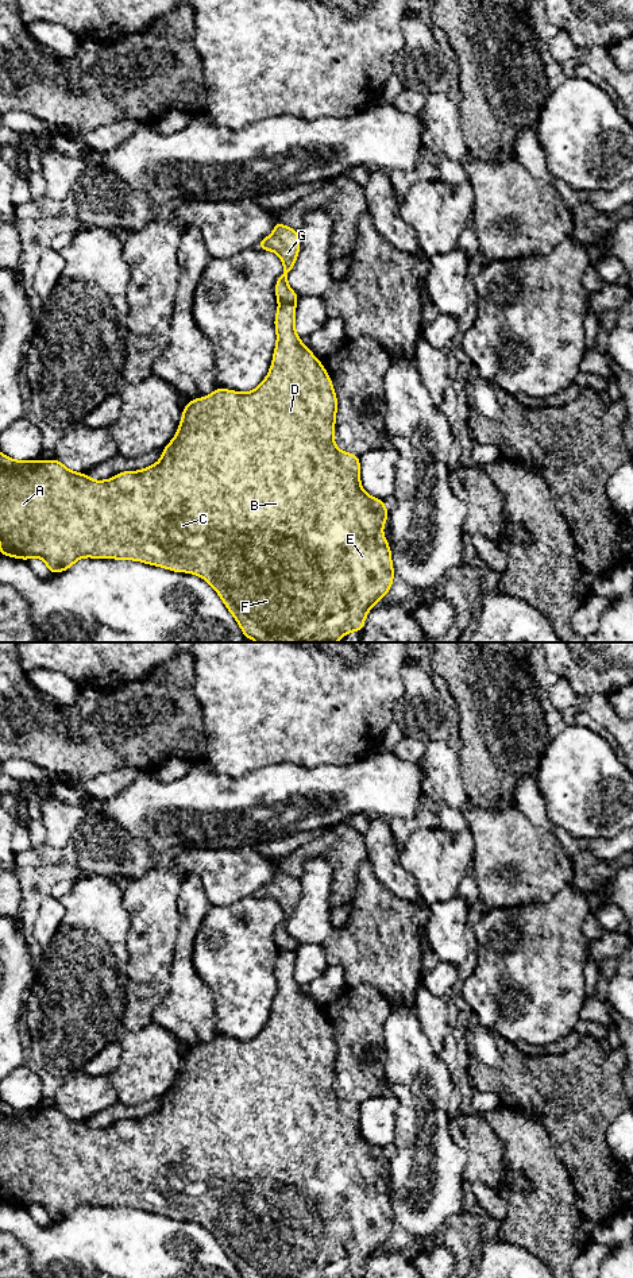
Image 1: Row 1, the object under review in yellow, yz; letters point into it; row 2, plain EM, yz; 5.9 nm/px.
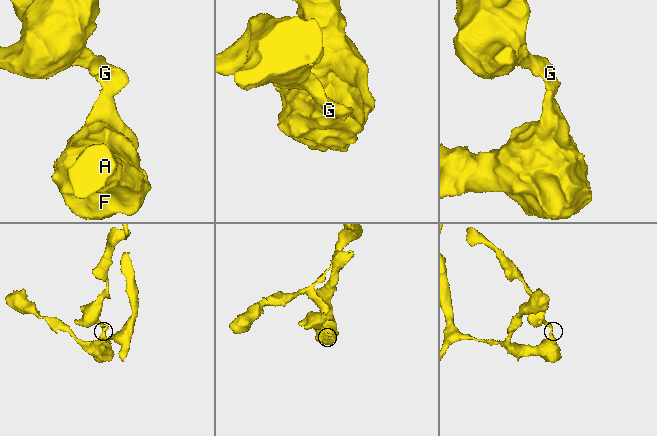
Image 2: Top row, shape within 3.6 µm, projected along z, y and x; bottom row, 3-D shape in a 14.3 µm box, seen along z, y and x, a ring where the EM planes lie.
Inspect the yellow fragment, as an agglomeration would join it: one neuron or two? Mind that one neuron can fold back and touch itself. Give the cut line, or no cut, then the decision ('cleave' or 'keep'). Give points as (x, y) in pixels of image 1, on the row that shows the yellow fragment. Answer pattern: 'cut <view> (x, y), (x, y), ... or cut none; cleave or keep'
cut yz (280, 301), (294, 305); cleave

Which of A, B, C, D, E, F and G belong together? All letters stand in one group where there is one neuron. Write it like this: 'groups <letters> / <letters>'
groups A B C D E F / G

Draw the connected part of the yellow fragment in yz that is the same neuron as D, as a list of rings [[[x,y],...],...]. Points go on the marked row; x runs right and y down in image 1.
[[[279,302],[274,327],[277,345],[265,381],[252,391],[232,391],[217,387],[204,398],[189,401],[182,412],[174,439],[163,448],[158,463],[140,471],[123,471],[107,480],[92,480],[86,474],[74,472],[57,457],[53,460],[12,460],[0,452],[0,556],[30,560],[42,557],[50,574],[69,569],[81,557],[136,560],[174,572],[201,576],[219,594],[225,607],[248,640],[258,642],[337,642],[350,632],[362,632],[366,614],[385,596],[393,584],[391,549],[382,525],[389,511],[385,501],[370,497],[360,486],[359,456],[340,451],[333,440],[337,398],[331,377],[309,347],[301,343],[294,329],[296,305]]]

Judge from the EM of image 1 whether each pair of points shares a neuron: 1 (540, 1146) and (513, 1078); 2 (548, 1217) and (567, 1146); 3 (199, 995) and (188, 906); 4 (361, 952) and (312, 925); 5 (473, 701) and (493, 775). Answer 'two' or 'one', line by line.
1: two
2: two
3: one
4: two
5: one

